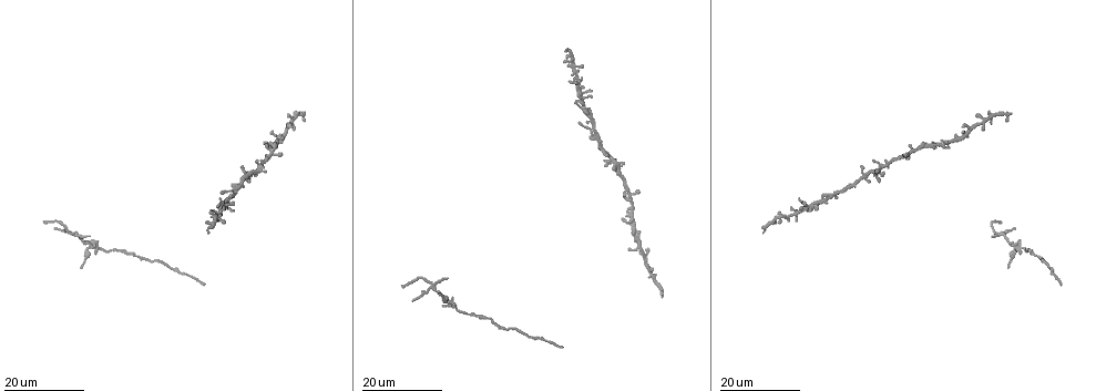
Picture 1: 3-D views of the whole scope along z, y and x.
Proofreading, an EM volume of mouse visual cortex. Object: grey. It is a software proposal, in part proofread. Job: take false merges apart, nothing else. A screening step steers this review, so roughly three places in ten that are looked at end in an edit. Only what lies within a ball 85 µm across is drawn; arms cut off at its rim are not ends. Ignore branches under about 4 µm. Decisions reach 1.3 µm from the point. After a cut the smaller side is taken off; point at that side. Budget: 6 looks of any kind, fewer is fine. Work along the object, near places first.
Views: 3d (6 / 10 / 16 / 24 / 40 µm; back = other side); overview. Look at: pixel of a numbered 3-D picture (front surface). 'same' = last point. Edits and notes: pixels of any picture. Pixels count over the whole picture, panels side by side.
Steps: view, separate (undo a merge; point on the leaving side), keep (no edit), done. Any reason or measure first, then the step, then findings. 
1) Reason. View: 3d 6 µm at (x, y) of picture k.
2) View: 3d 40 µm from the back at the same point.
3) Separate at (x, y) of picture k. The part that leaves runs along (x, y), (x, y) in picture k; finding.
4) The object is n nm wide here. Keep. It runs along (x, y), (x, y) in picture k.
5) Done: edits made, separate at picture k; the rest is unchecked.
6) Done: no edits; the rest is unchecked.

Looks like a crossing. View: 3d 16 µm at (434, 286) of picture 1.

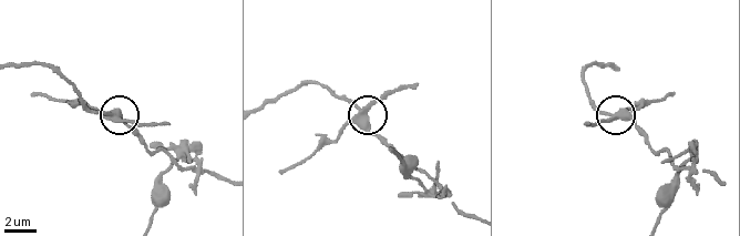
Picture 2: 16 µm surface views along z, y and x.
View: 3d 10 µm at (616, 116) of picture 2.

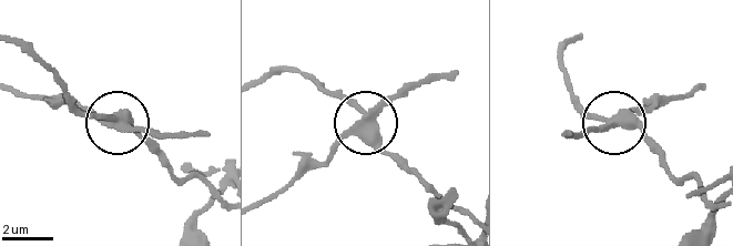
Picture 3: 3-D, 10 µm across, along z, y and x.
Separate at (142, 127) of picture 3. The part that leaves runs along (614, 126), (652, 101), (696, 88) in picture 3; two cells meet here.

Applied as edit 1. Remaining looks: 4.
Redraw. View: overview.

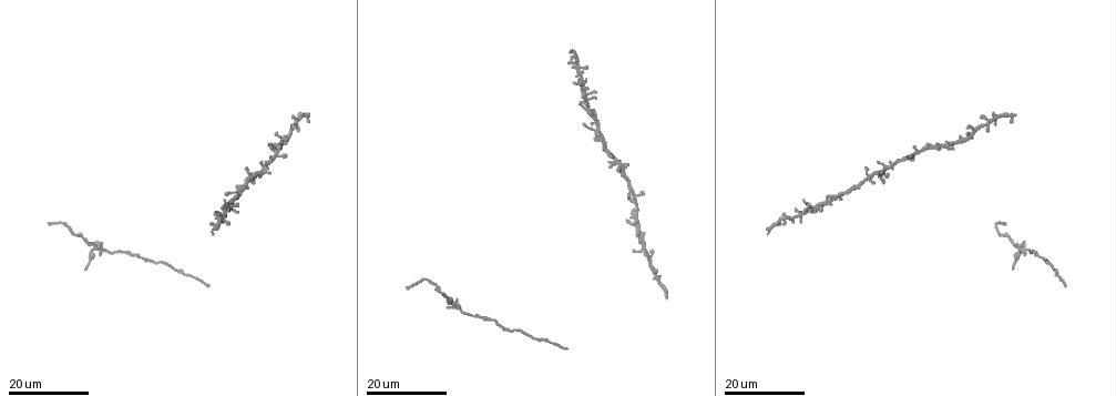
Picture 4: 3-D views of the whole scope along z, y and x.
Four arms meet. View: 3d 24 µm at (595, 130) of picture 4.

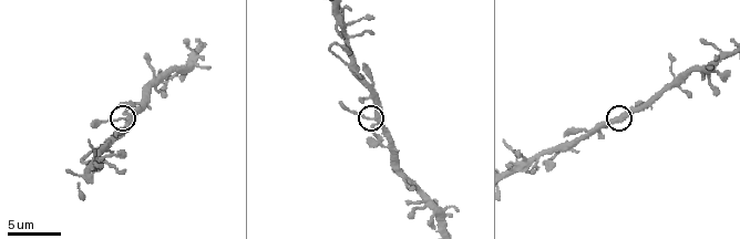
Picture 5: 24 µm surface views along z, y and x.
View: 3d 10 µm at (127, 117) of picture 5.

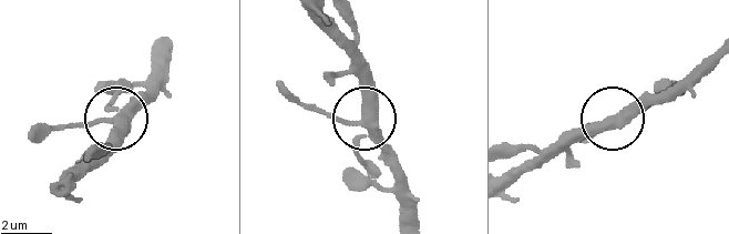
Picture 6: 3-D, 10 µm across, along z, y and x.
Keep. It runs along (171, 50), (155, 78), (115, 115), (83, 124), (41, 124) in picture 6; all the same cell.

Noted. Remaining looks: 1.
Arms part here. View: 3d 10 µm at (347, 61) of picture 5.

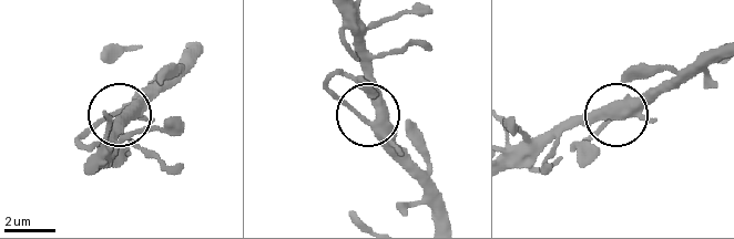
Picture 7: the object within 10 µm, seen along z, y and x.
The object is 360 nm wide here. Keep. Continuous, no second cell.

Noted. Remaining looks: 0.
Done: edits made, separate at picture 3; the rest is unchecked.

